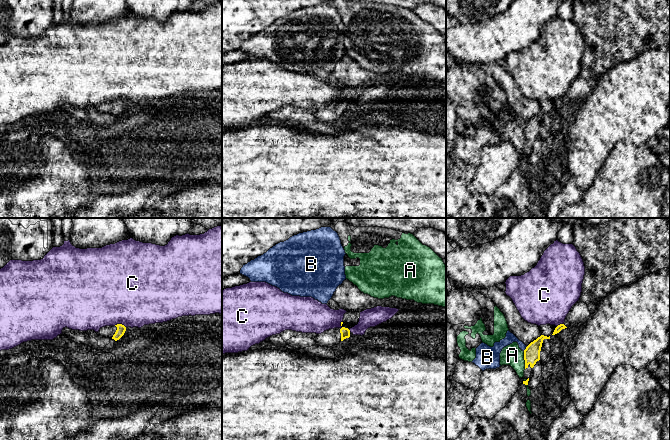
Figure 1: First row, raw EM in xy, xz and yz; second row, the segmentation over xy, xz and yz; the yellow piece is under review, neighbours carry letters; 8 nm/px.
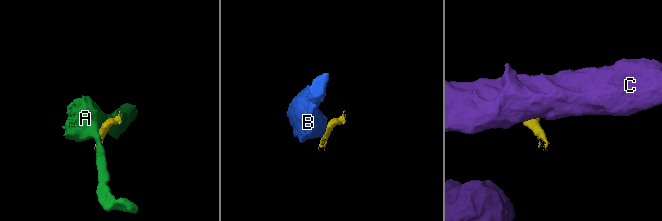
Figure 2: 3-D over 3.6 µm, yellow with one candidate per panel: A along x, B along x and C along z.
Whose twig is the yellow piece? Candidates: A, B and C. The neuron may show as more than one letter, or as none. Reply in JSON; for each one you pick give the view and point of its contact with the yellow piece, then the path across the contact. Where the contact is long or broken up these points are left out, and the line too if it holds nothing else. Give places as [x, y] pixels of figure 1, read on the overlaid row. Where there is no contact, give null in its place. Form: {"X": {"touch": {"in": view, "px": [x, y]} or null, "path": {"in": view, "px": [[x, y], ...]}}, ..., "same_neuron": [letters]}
{"same_neuron": []}

